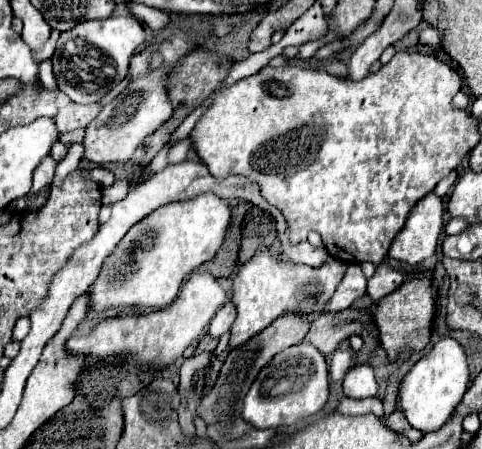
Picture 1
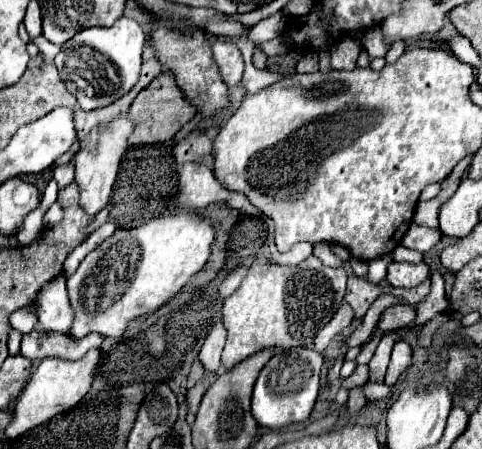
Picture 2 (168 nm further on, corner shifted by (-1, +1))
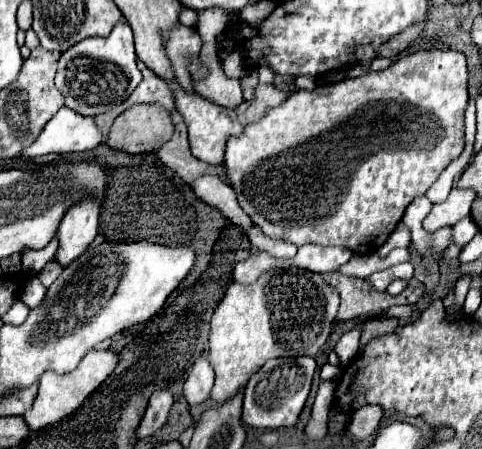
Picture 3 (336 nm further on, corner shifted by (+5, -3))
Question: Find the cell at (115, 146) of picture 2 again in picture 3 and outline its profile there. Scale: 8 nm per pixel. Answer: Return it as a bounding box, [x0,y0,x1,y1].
[56,193,100,267]

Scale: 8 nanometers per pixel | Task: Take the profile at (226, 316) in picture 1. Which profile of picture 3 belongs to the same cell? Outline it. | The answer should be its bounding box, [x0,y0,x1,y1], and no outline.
[184,355,214,405]

